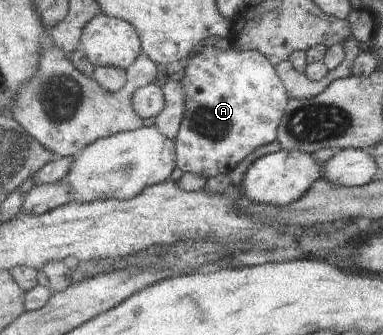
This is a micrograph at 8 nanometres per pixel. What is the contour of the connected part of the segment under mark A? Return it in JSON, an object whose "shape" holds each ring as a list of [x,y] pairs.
{"shape":[[[203,46],[183,69],[180,82],[185,91],[187,109],[175,140],[175,153],[177,167],[184,173],[197,173],[205,179],[223,173],[229,174],[253,151],[278,139],[278,131],[282,127],[290,99],[276,66],[261,51],[242,52],[233,47],[221,50],[215,46]]]}

